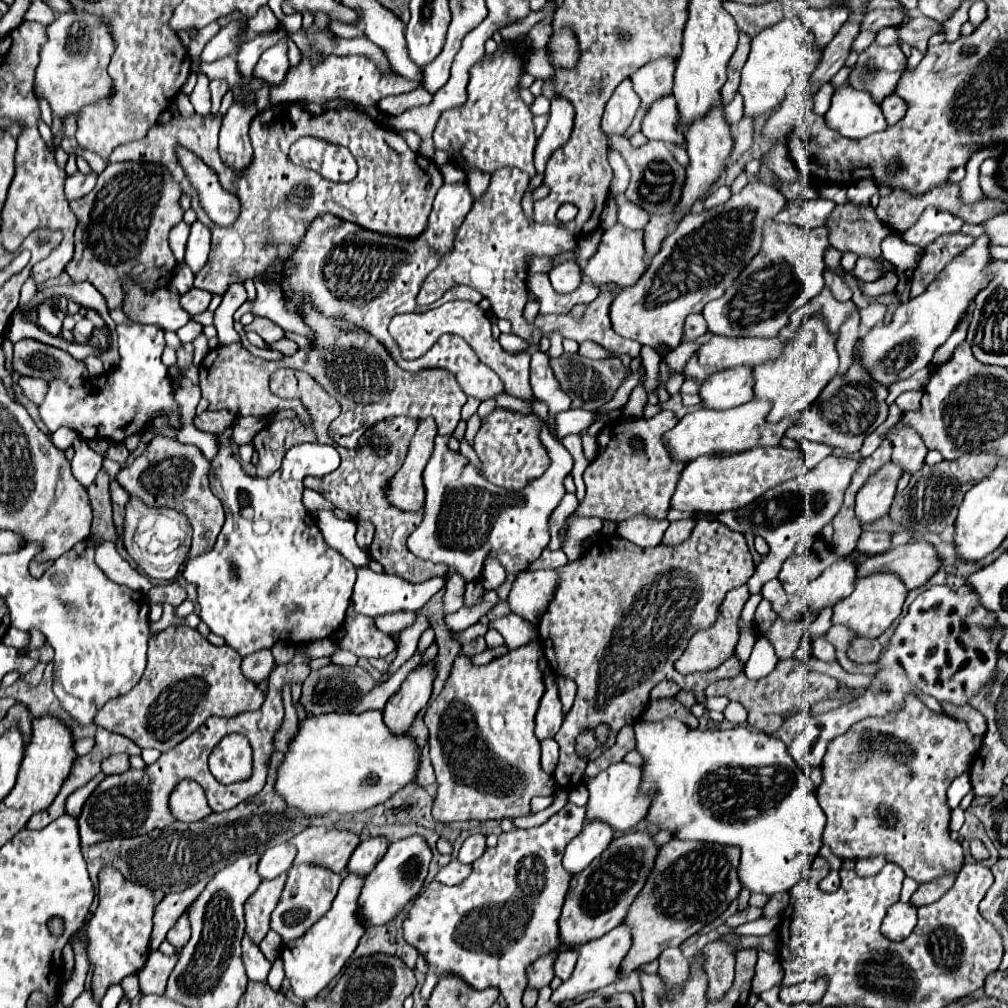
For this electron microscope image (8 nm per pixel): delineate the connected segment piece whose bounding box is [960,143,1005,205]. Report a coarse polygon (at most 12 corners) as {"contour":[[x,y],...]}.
{"contour":[[1004,145],[973,153],[960,181],[960,201],[980,203],[984,193],[979,185],[979,167],[990,157],[1004,152]]}

